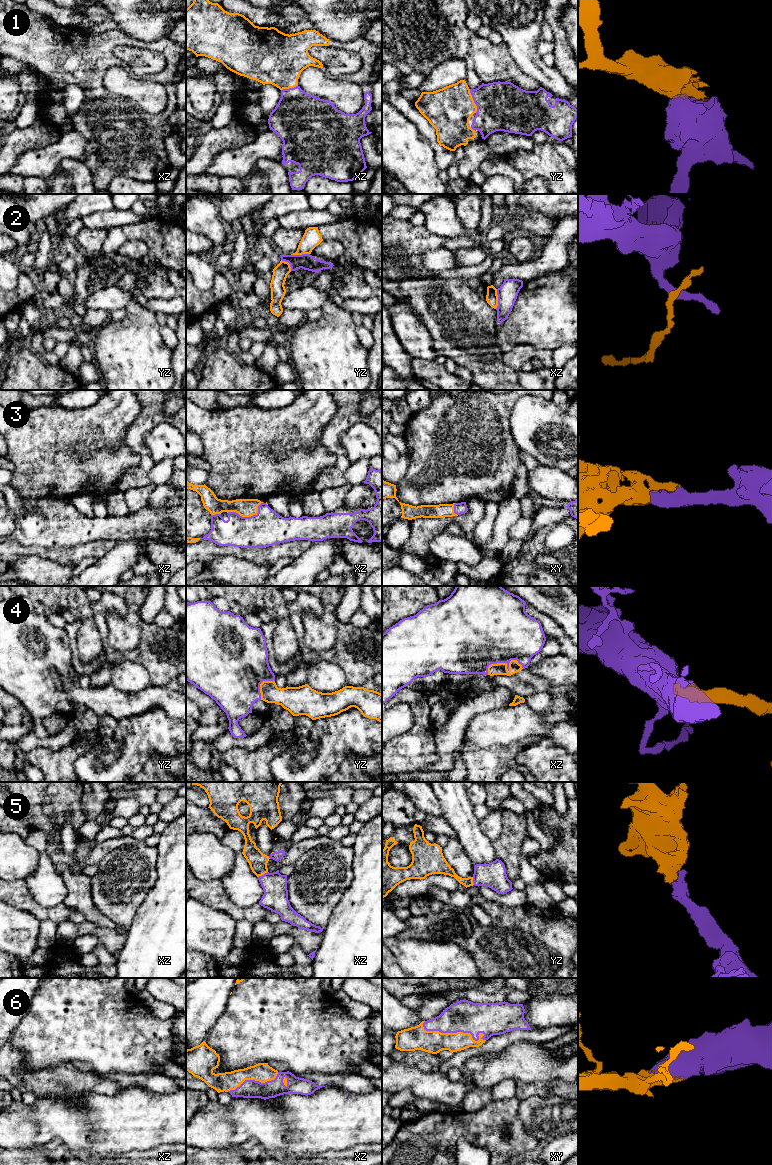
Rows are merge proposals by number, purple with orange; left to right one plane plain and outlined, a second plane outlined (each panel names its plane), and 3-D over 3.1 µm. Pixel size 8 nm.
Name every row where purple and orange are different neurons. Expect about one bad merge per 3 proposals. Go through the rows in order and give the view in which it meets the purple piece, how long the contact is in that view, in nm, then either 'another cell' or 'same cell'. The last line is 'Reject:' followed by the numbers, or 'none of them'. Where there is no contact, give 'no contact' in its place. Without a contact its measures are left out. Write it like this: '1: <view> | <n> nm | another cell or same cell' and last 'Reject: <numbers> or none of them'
1: yz | 200 nm | same cell
2: xz | 160 nm | another cell
3: xz | 300 nm | same cell
4: xz | 300 nm | same cell
5: xz | 90 nm | same cell
6: xy | 550 nm | same cell
Reject: 2

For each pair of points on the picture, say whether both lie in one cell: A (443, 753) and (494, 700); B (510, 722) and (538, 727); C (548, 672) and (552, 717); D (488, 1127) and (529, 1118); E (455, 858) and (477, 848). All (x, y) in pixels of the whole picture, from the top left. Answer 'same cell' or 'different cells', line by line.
A: same cell
B: same cell
C: same cell
D: different cells
E: different cells

